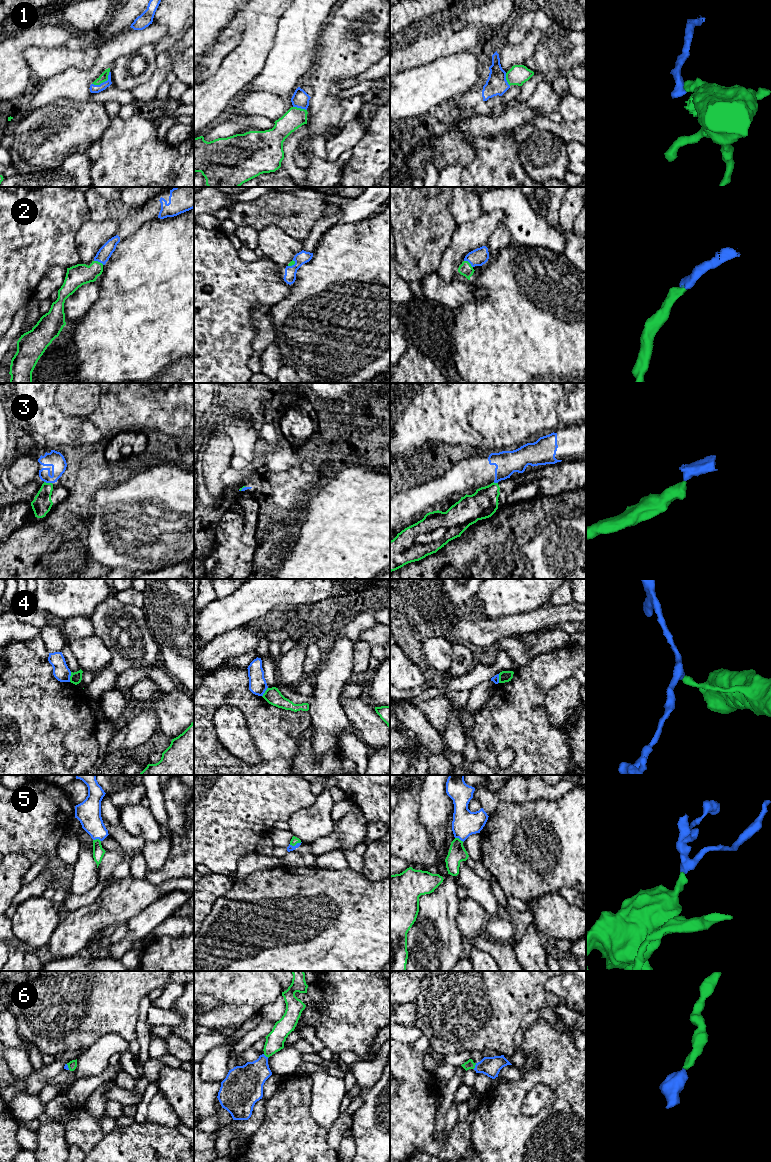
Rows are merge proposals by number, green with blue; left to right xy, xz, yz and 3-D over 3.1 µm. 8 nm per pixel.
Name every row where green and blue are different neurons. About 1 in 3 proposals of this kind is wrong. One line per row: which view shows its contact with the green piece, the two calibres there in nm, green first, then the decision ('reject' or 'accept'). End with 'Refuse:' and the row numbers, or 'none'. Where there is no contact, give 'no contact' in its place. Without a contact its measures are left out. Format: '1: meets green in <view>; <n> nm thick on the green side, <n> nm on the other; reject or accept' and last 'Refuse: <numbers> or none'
1: meets green in xy; 70 nm thick on the green side, 70 nm on the other; accept
2: meets green in yz; 110 nm thick on the green side, 140 nm on the other; accept
3: meets green in xy; 160 nm thick on the green side, 130 nm on the other; reject
4: meets green in xy; 90 nm thick on the green side, 140 nm on the other; reject
5: meets green in xz; 60 nm thick on the green side, 50 nm on the other; accept
6: meets green in yz; 70 nm thick on the green side, 160 nm on the other; accept
Refuse: 3, 4

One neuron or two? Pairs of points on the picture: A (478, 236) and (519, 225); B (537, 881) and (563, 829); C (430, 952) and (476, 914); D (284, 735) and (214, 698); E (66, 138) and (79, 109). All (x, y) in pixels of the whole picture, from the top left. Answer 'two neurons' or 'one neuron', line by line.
A: two neurons
B: one neuron
C: two neurons
D: one neuron
E: one neuron

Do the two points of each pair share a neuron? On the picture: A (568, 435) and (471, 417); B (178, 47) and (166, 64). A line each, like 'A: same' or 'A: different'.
A: different
B: same

